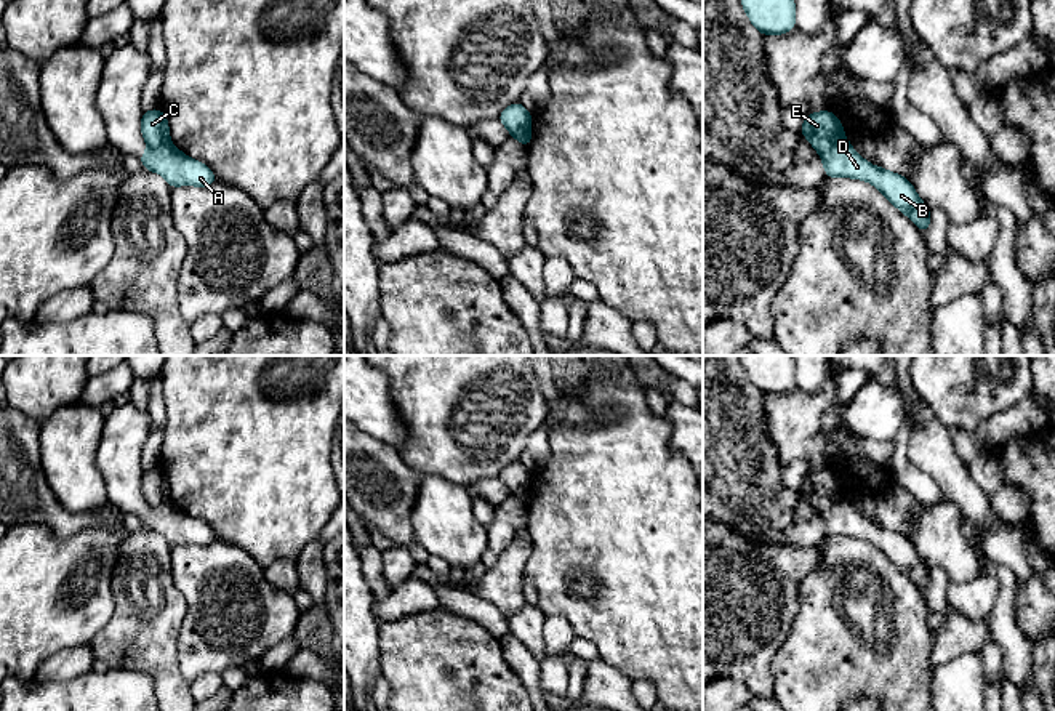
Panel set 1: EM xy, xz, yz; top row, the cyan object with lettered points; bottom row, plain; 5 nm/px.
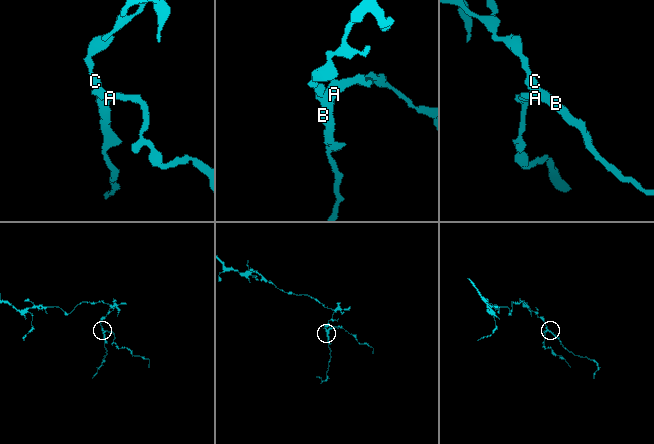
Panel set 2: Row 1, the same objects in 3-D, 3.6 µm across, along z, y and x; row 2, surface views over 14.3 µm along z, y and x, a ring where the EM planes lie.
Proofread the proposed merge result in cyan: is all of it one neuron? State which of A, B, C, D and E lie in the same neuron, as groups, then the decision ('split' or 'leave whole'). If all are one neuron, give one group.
A B D / C E | split

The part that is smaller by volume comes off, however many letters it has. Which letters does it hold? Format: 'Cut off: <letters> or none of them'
Cut off: A, B, D

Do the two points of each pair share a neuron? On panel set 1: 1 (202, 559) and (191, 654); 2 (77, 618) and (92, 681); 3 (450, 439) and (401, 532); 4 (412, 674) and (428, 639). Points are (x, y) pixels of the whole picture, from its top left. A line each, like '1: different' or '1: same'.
1: same
2: different
3: different
4: same

